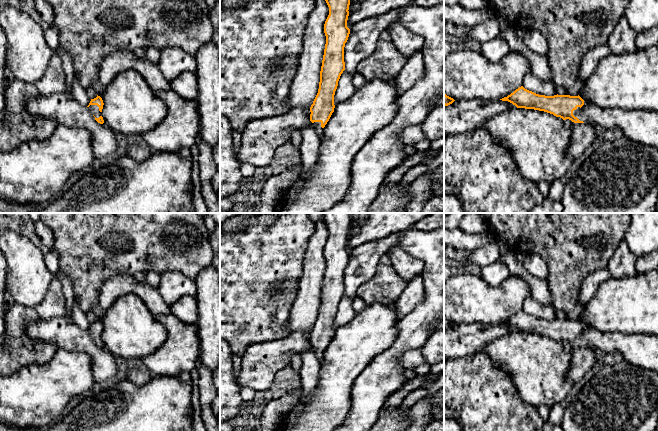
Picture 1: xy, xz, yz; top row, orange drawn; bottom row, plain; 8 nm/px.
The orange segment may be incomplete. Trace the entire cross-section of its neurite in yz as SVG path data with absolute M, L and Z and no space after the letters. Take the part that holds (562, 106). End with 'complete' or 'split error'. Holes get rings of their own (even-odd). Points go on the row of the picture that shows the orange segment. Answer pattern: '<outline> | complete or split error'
M523 86L516 89L513 93L500 99L508 101L517 108L534 109L553 114L563 120L569 119L574 123L588 123L592 126L597 125L606 129L618 129L622 136L640 144L652 146L658 149L658 111L652 110L625 110L625 109L603 109L594 105L585 104L584 100L578 96L570 95L539 95L525 89Z | split error

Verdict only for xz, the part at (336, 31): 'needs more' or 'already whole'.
needs more

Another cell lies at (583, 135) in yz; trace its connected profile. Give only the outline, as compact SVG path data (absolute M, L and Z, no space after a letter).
M569 119L564 120L564 126L571 131L567 154L572 159L580 158L583 153L593 146L597 136L594 127L588 123L574 123Z

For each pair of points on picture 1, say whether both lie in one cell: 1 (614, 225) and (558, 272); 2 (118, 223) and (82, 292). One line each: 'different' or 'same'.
1: same
2: same

